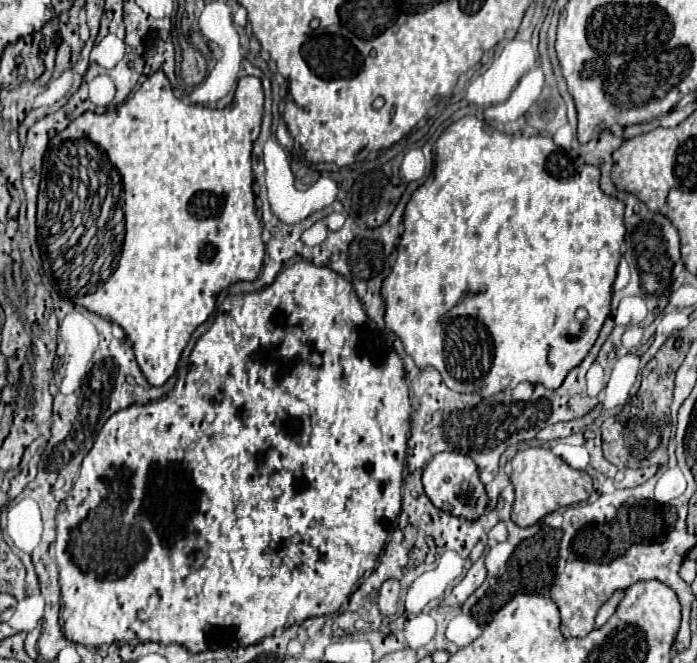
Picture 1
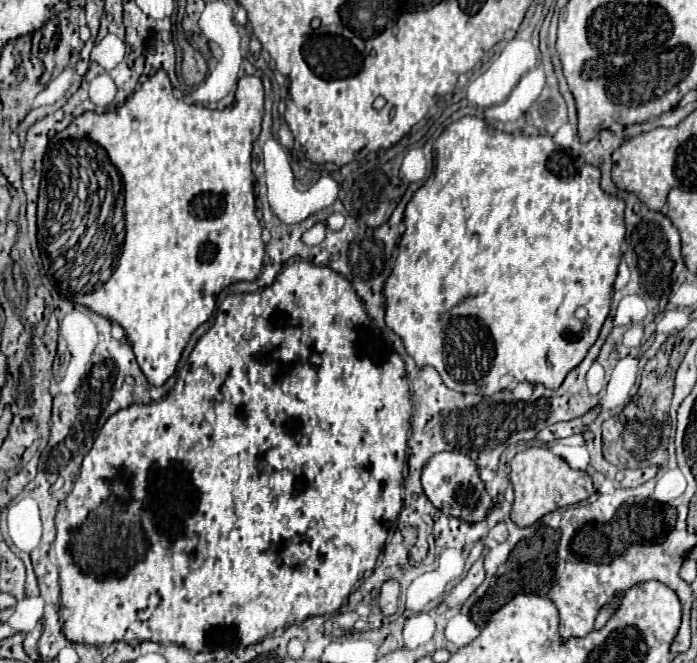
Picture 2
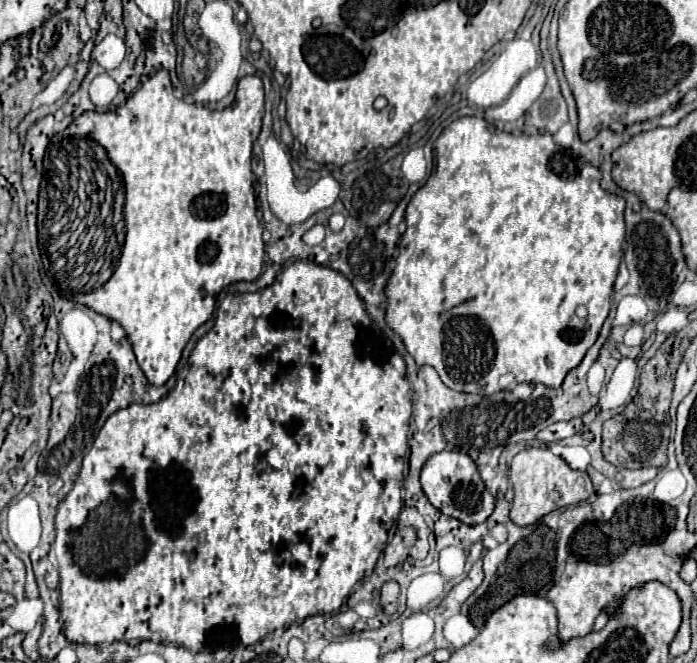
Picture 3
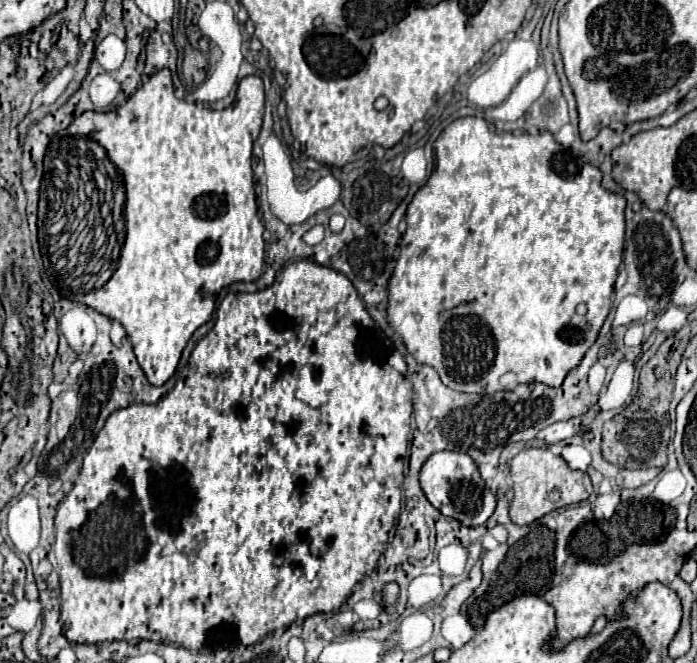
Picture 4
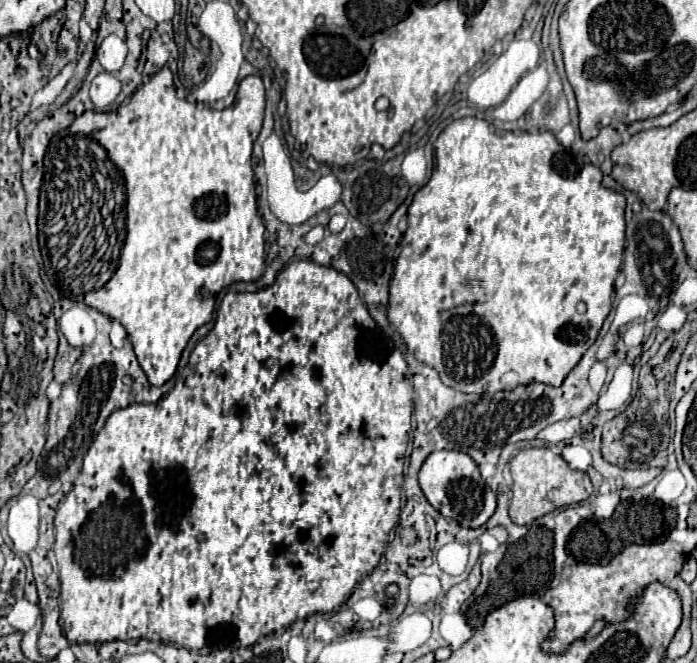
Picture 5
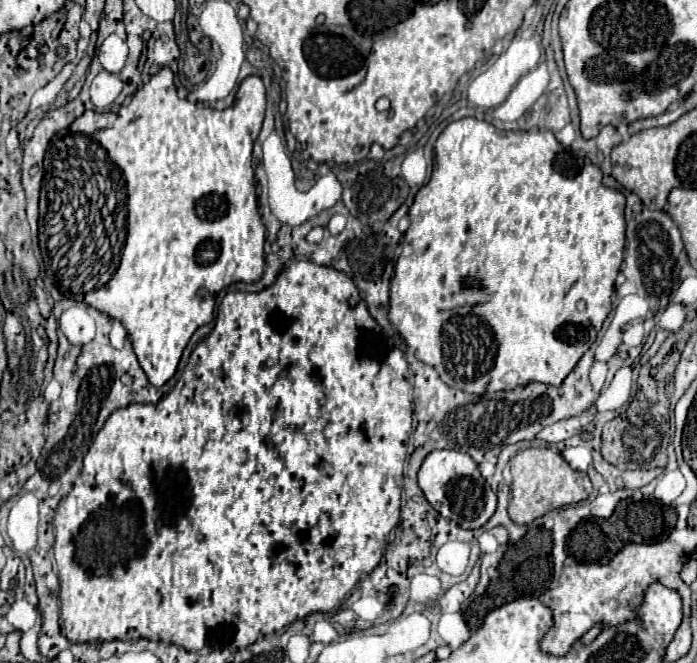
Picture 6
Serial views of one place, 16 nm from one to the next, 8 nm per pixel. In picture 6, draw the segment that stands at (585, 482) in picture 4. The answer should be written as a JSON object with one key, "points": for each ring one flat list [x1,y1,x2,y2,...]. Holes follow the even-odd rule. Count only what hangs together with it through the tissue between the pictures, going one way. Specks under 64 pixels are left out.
{"points":[[526,448,518,452,510,460,512,470,512,498,508,506,508,514,516,524,530,524,532,520,544,516,550,510,578,504,586,500,592,492,592,484,586,472,572,470,562,454,554,452,552,448]]}

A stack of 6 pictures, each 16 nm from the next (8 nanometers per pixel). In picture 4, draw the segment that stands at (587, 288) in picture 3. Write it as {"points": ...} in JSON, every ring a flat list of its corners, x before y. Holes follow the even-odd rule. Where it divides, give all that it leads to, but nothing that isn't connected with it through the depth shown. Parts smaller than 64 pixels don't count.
{"points":[[468,116,468,118,458,118,452,124,448,124,442,134,438,136,438,140,434,142,434,152,436,156,434,170,432,176,429,177,428,182,414,194,408,212,406,212,406,220,408,220,408,230,402,236,400,242,400,256,396,260,396,268,394,274,390,278,388,284,388,322,390,326,402,336,408,352,420,362,420,364,428,364,432,368,436,368,436,372,440,374,440,380,450,386,452,390,460,390,460,392,474,392,474,394,492,394,498,390,514,390,518,384,530,384,530,382,542,382,548,386,558,388,566,374,578,366,578,362,582,360,582,356,586,354,586,350,596,342,596,336,612,308,612,292,614,292,614,280,618,276,618,268,622,264,622,252,624,252,624,208,626,208,626,200,624,196,616,194,616,192,608,192,606,188,602,188,602,172,597,167,588,162,584,162,580,156,574,156,570,150,566,150,564,146,560,146,554,136,550,132,538,132,538,134,528,134,528,132,504,132,504,130,496,130,492,124,488,124,484,118,476,118,476,116],[578,304,586,304,586,314,580,316,576,312]]}

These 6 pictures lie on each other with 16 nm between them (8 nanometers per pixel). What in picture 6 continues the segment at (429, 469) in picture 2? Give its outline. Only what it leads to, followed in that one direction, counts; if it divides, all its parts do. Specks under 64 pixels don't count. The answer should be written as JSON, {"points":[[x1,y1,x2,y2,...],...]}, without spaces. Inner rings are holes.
{"points":[[436,450,430,452,418,472,418,484,430,502,430,506,440,512,442,518,456,522,464,530,482,528,496,512,496,492,486,488,478,464,472,456,458,450]]}

